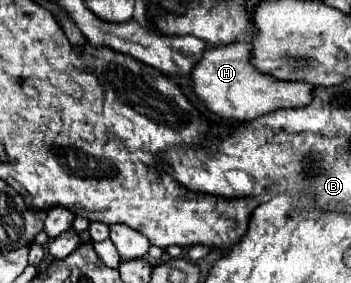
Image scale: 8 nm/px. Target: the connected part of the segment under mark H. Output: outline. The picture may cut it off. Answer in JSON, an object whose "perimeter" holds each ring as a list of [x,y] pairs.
{"perimeter":[[[236,41],[222,47],[208,47],[202,55],[202,59],[192,69],[192,83],[196,97],[218,117],[224,119],[236,119],[236,121],[250,121],[254,117],[272,113],[276,109],[286,107],[302,107],[304,103],[310,103],[312,85],[308,83],[288,83],[280,81],[276,77],[264,75],[256,71],[248,59],[250,59],[252,45],[246,41]]]}

